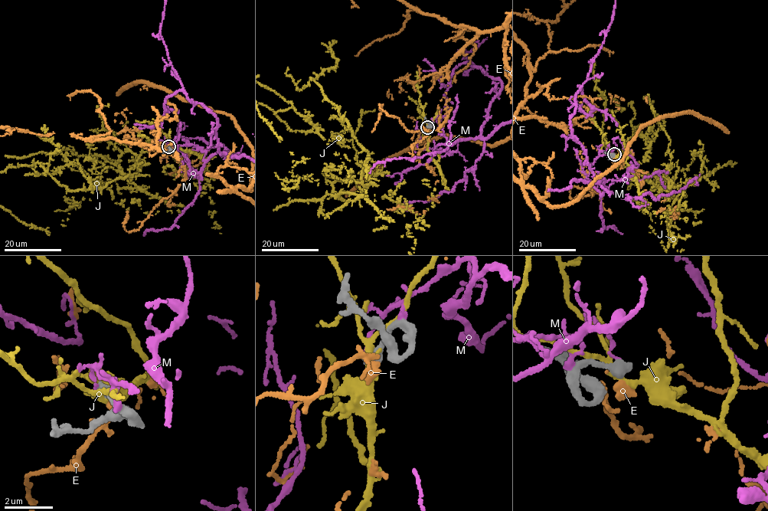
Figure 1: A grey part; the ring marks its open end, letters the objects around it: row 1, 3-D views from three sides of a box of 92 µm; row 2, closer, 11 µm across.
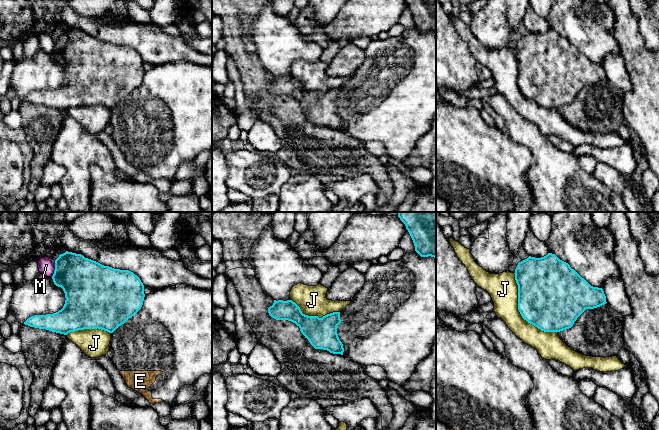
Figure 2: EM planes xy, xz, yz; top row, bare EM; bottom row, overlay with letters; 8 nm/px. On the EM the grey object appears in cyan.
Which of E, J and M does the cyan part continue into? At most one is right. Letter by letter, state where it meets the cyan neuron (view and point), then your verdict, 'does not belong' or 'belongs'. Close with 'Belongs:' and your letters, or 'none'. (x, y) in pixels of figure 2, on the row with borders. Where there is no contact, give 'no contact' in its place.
E: no contact; does not belong
J: contact yz (519, 311); does not belong
M: contact xy (55, 268); does not belong
Belongs: none

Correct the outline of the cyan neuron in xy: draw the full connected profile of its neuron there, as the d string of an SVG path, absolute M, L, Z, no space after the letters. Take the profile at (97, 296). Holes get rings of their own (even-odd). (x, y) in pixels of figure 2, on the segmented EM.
M68 251L55 260L52 279L65 293L63 308L53 314L31 316L24 322L25 325L64 335L97 328L113 333L141 309L145 297L144 285L133 272L104 266L81 254Z

